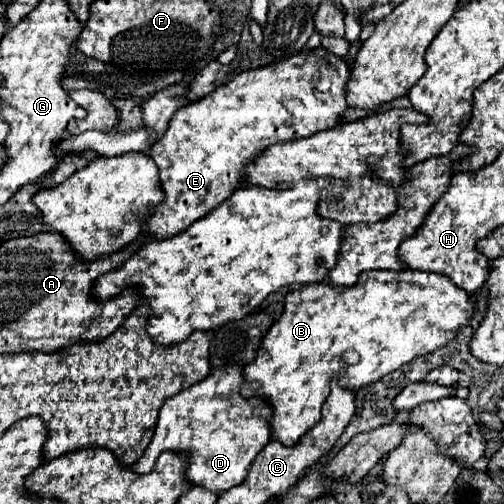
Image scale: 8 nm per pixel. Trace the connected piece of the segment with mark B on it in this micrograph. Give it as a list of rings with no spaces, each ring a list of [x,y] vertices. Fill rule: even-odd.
[[[367,270],[361,272],[355,286],[343,288],[331,284],[301,286],[299,290],[293,290],[285,296],[285,310],[281,318],[265,334],[257,358],[245,366],[245,386],[241,388],[241,394],[259,394],[271,402],[271,438],[277,438],[279,442],[291,446],[319,422],[321,406],[329,396],[329,386],[333,380],[337,380],[343,388],[359,390],[361,386],[367,386],[381,376],[397,370],[401,364],[445,346],[469,324],[473,314],[475,302],[471,294],[455,286],[443,274],[423,270]],[[345,350],[355,350],[361,356],[359,362],[345,364]]]

